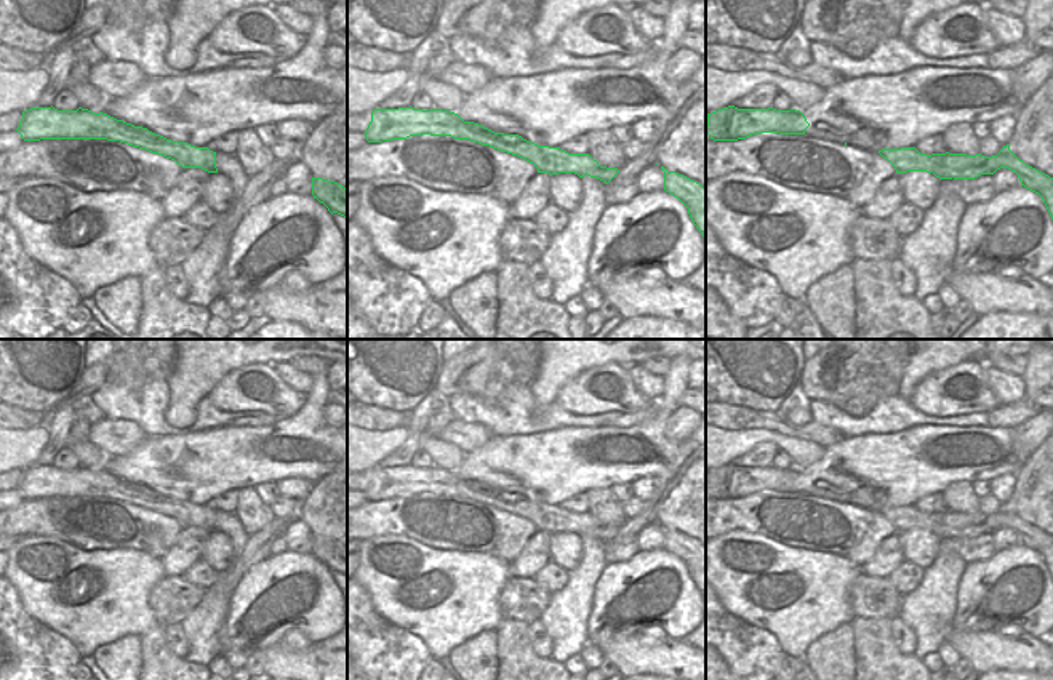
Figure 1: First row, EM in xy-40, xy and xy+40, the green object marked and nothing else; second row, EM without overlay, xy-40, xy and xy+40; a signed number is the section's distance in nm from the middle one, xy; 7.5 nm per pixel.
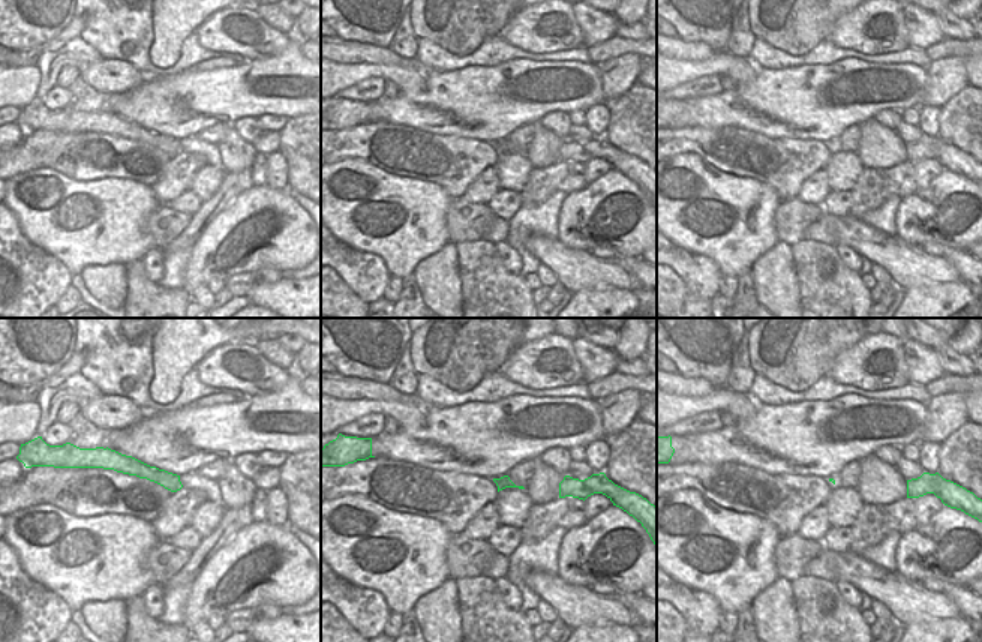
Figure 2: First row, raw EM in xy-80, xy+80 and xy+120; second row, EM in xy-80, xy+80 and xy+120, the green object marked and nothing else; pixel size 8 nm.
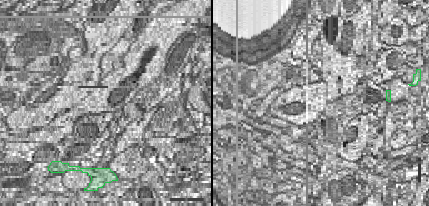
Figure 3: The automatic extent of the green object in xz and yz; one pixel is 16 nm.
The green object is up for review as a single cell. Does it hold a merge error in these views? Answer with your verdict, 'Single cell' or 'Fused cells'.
Fused cells

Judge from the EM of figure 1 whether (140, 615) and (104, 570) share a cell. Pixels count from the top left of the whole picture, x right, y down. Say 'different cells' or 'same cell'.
same cell

